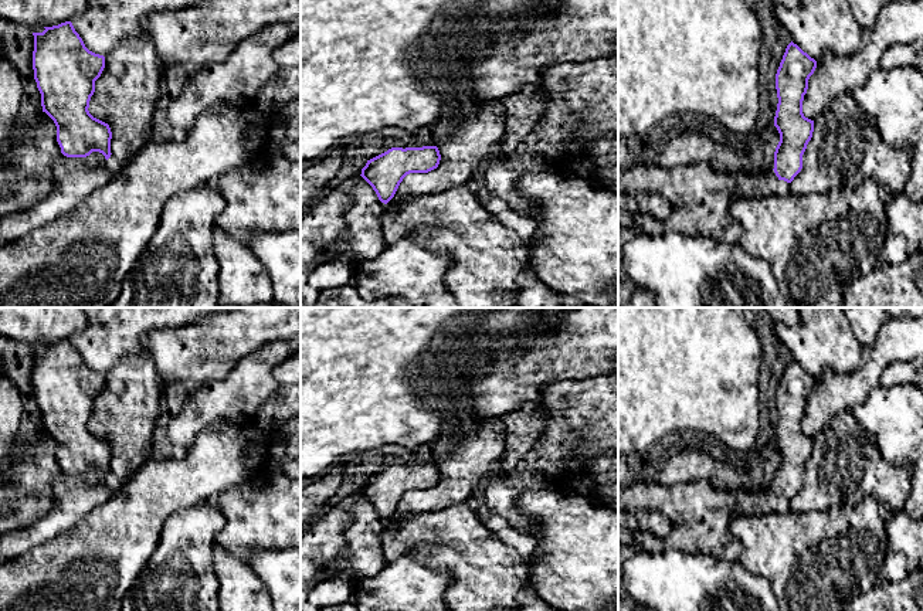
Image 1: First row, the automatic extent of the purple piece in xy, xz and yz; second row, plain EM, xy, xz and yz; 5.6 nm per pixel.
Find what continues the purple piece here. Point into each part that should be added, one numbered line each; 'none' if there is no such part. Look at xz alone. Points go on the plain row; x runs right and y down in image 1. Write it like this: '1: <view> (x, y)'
none

